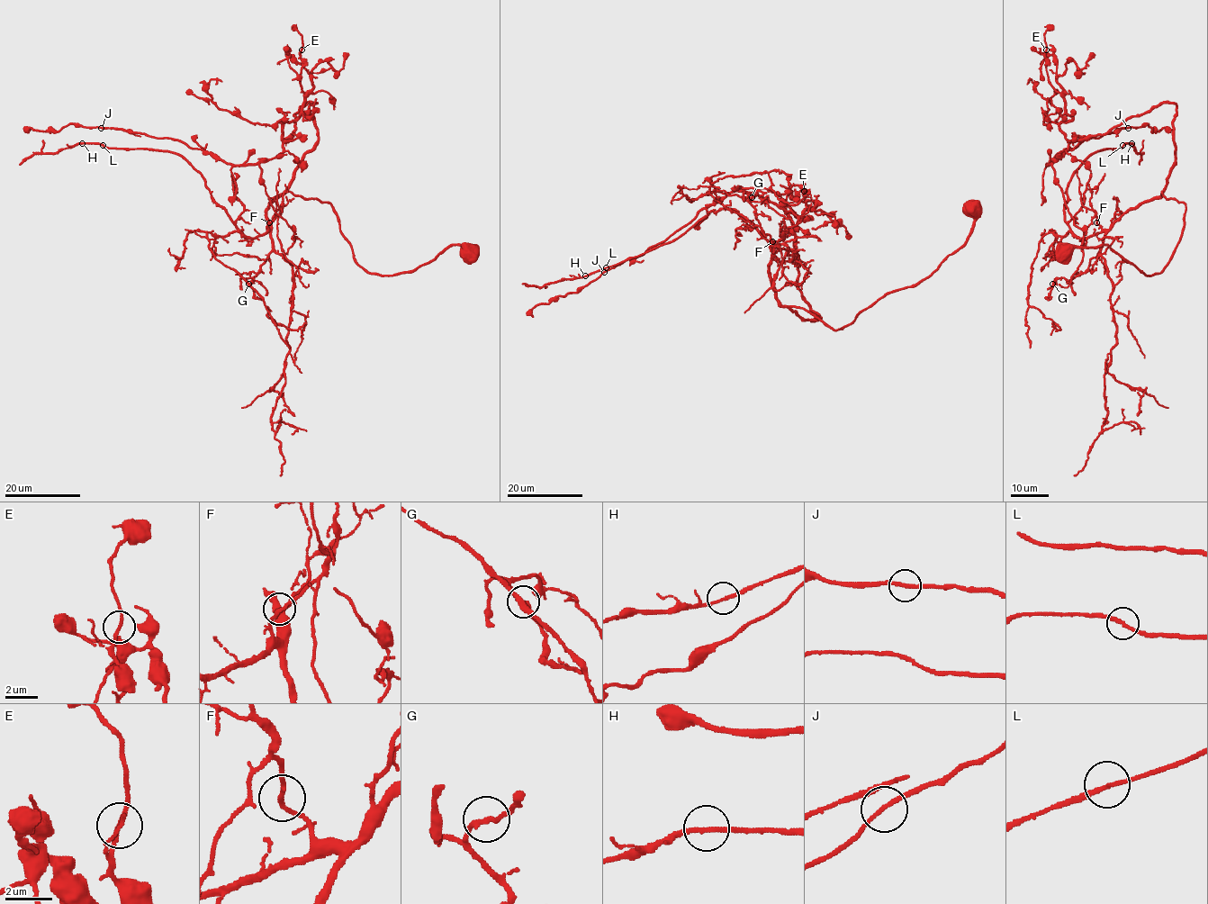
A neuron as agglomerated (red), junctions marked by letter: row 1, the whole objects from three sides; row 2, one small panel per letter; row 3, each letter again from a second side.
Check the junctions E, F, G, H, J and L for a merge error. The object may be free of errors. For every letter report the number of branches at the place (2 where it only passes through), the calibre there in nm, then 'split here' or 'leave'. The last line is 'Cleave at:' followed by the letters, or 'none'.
E: 2 | 180 nm | leave
F: 2 | 180 nm | leave
G: 2 | 190 nm | leave
H: 2 | 180 nm | leave
J: 2 | 190 nm | leave
L: 2 | 180 nm | leave
Cleave at: none

